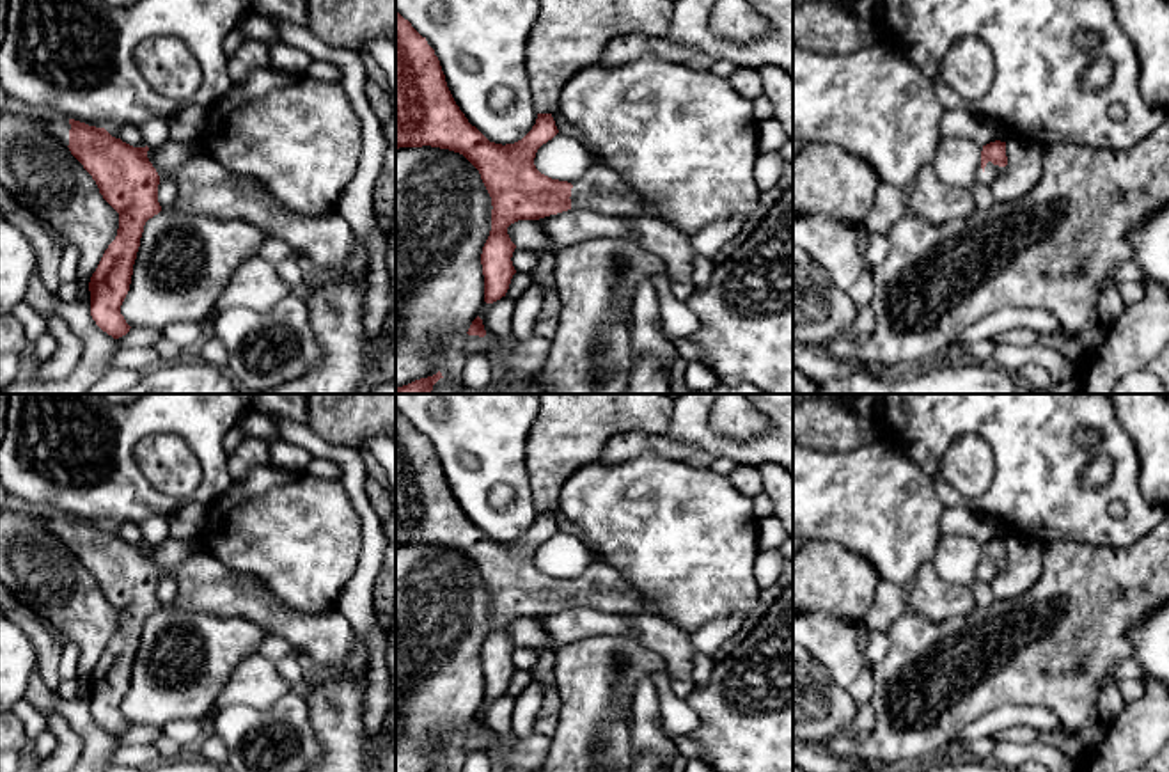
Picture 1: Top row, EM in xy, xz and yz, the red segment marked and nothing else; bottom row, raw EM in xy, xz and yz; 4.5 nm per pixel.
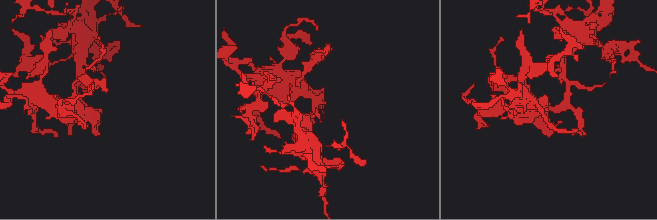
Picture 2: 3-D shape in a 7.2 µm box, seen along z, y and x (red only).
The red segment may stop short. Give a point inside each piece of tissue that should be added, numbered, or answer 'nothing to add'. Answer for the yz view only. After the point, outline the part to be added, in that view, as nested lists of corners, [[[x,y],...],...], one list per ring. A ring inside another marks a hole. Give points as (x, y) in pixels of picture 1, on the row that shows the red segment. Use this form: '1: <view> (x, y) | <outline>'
1: yz (992, 171) | [[[992,161],[985,167],[985,185],[992,185],[999,174],[1004,170],[1004,167],[993,165]]]

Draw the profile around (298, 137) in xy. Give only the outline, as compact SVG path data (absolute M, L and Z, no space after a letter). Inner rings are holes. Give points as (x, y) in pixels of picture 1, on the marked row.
M273 67L252 71L208 106L199 140L209 158L224 169L257 179L284 211L300 217L335 211L357 172L364 147L360 119L342 83L319 82Z

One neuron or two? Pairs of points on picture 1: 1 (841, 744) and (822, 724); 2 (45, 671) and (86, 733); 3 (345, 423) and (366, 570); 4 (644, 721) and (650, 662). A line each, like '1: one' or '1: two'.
1: two
2: two
3: two
4: two

